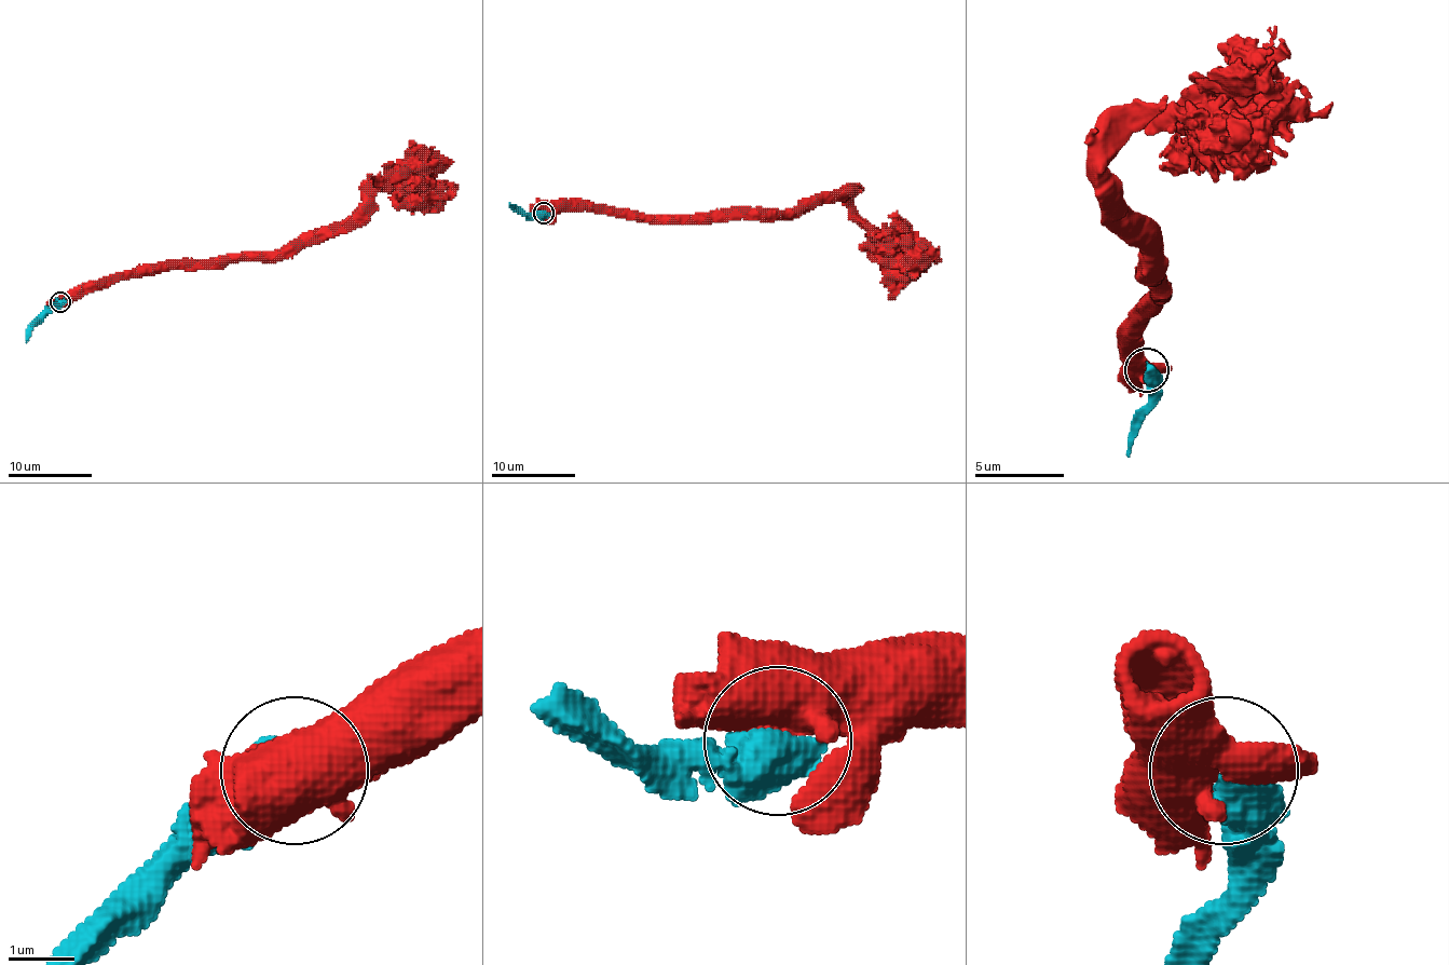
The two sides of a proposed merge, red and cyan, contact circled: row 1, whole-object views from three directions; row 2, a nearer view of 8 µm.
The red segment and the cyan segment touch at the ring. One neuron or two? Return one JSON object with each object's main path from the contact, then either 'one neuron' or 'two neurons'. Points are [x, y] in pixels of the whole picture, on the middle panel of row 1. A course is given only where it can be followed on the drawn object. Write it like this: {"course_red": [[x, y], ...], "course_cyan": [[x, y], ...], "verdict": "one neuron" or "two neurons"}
{"course_red": [[543, 211], [599, 208], [634, 215], [783, 215], [847, 194], [850, 208], [876, 230], [890, 232], [937, 263]], "course_cyan": [[543, 213], [522, 213], [509, 203]], "verdict": "two neurons"}

